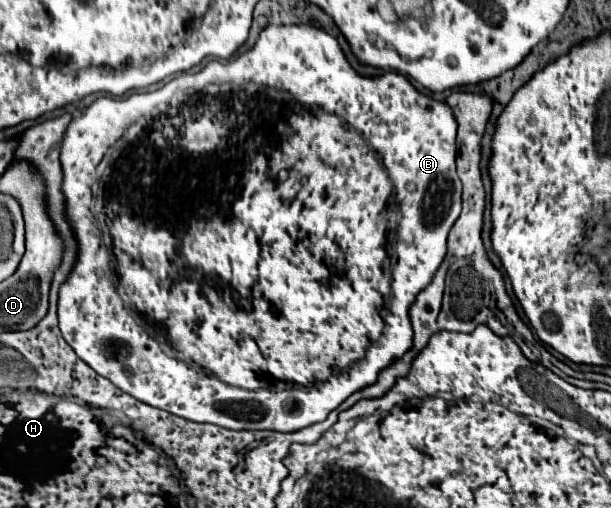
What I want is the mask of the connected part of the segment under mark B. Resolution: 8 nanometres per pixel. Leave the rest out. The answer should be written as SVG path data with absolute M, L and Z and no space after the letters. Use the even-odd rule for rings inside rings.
M268 25L268 27L260 33L256 45L254 45L252 49L248 49L246 53L240 55L236 54L226 61L220 61L214 57L207 57L194 67L194 69L191 68L189 71L183 71L182 74L176 75L173 79L172 76L170 76L148 88L142 89L140 92L134 92L126 98L98 98L90 105L90 109L86 109L78 119L72 119L72 121L70 121L70 125L68 125L68 129L66 129L64 137L62 137L60 165L62 165L62 173L64 173L64 179L62 179L62 195L64 195L64 203L66 203L66 219L70 221L70 229L72 229L74 239L76 239L76 243L78 243L78 255L76 255L74 267L70 269L66 281L60 285L60 303L58 303L60 329L62 329L62 335L64 335L64 339L68 341L68 345L76 351L76 355L78 355L84 363L88 363L98 375L110 379L110 381L112 381L116 387L120 387L124 393L136 397L136 399L142 401L142 403L150 403L152 407L158 407L158 409L162 409L162 411L168 411L168 413L172 413L172 415L178 415L178 417L182 417L182 419L188 419L188 421L194 421L194 423L212 423L212 425L220 425L220 427L234 429L234 431L244 431L244 429L268 429L268 431L292 433L292 431L298 431L298 429L302 429L302 427L312 425L312 423L324 421L329 413L335 410L346 397L350 397L352 393L356 393L356 391L360 391L360 389L364 389L364 387L376 383L378 373L380 373L382 369L390 367L396 359L400 359L406 351L412 349L412 345L414 345L414 343L412 343L414 331L412 331L412 325L410 325L408 307L416 301L416 295L432 283L432 279L434 279L434 275L436 275L436 271L438 271L438 267L440 267L444 255L446 255L446 237L448 237L448 233L450 233L450 229L452 229L452 225L454 225L454 221L458 219L460 209L462 209L462 203L460 203L462 183L460 183L460 179L458 179L458 175L456 175L456 163L454 163L454 161L456 161L456 145L454 145L454 141L456 141L456 121L454 121L454 115L450 113L450 107L448 107L446 103L440 103L440 101L434 101L434 99L422 95L420 91L416 91L416 89L410 85L410 81L408 81L406 77L402 77L402 75L398 75L398 73L386 73L386 75L382 75L382 77L363 77L362 75L359 75L352 69L350 63L346 61L342 49L340 49L340 45L338 45L338 41L336 41L332 35L328 35L326 31L308 27L308 25ZM270 87L284 89L284 91L292 93L298 101L302 101L304 105L310 105L310 111L308 111L308 107L298 105L298 103L288 105L288 95L286 95L284 91L276 91L276 89L270 89ZM356 129L362 129L362 133L366 135L366 139L364 139L362 133L356 131ZM94 131L102 131L102 137L98 137ZM392 191L394 191L394 201L396 201L396 205L398 205L398 209L400 209L400 221L398 221L398 229L396 229L396 235L398 235L398 237L396 237L396 243L394 243L394 255L390 255L390 251L388 251L388 211L386 211L386 207L388 207L388 203L390 203L390 197L392 197ZM392 293L393 302L391 302L390 305ZM166 335L168 335L170 347L172 347L174 353L176 353L174 357L176 357L178 361L174 361L174 357L170 357L170 355L166 355L166 351L162 351L162 347L166 349Z

